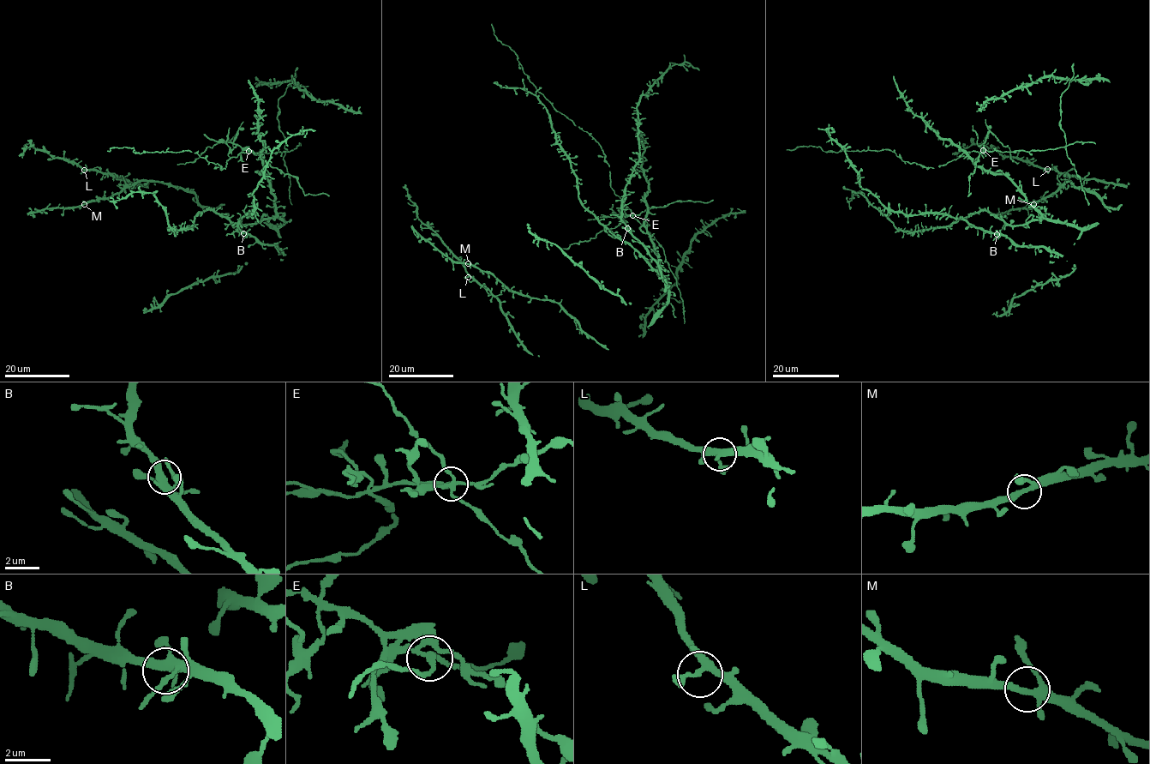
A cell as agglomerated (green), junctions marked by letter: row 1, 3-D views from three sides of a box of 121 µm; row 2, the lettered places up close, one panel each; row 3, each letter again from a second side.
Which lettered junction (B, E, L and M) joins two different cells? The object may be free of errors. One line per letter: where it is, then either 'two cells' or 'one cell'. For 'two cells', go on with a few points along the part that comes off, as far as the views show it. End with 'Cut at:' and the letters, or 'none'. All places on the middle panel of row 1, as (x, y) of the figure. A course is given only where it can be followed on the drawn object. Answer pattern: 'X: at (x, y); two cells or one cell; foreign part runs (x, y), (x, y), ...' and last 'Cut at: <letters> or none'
B: at (627, 228); one cell
E: at (632, 215); two cells; foreign part runs (632, 215), (619, 215), (621, 222), (613, 228), (600, 231), (589, 240), (572, 243), (566, 249), (561, 248)
L: at (468, 277); one cell
M: at (468, 263); one cell
Cut at: E

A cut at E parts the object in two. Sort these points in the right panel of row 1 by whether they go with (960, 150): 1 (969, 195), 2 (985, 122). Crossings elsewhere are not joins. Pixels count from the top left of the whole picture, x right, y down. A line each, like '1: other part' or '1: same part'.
1: other part
2: other part

